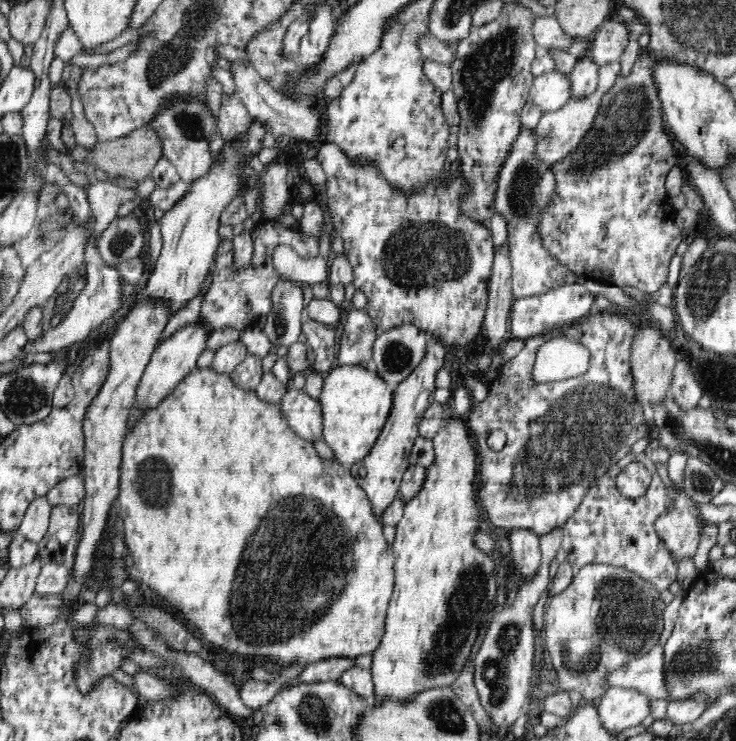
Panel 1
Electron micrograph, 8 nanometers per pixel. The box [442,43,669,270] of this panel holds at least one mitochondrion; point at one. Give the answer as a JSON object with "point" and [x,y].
{"point":[625,120]}

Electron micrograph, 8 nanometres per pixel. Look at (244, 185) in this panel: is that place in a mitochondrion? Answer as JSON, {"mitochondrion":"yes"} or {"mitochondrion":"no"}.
{"mitochondrion":"no"}

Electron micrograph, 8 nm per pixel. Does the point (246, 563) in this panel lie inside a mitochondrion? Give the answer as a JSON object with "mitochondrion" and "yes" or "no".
{"mitochondrion":"no"}

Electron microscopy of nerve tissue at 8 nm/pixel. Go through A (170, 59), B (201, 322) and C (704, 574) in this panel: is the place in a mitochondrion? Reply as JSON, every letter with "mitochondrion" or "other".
{"A":"mitochondrion","B":"other","C":"other"}

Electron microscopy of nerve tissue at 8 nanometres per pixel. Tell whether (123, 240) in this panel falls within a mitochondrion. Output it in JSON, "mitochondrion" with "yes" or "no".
{"mitochondrion":"yes"}

